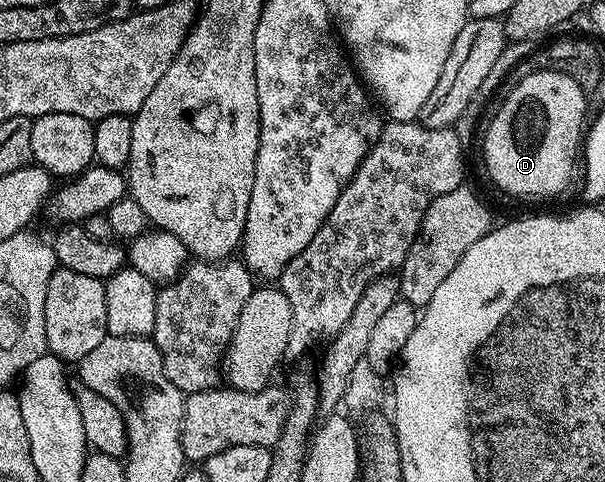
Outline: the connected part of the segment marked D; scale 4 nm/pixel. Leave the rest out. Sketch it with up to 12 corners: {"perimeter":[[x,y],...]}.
{"perimeter":[[529,74],[483,136],[511,196],[555,196],[577,172],[581,86]]}

